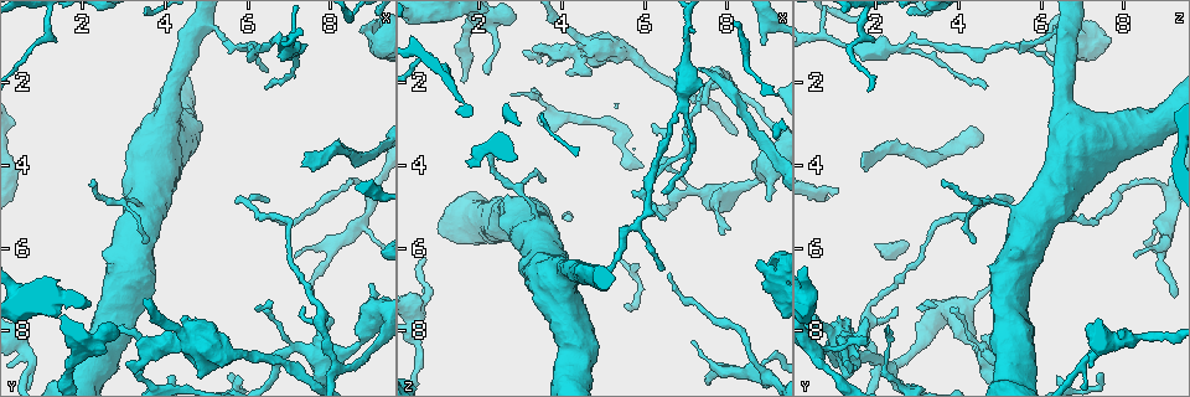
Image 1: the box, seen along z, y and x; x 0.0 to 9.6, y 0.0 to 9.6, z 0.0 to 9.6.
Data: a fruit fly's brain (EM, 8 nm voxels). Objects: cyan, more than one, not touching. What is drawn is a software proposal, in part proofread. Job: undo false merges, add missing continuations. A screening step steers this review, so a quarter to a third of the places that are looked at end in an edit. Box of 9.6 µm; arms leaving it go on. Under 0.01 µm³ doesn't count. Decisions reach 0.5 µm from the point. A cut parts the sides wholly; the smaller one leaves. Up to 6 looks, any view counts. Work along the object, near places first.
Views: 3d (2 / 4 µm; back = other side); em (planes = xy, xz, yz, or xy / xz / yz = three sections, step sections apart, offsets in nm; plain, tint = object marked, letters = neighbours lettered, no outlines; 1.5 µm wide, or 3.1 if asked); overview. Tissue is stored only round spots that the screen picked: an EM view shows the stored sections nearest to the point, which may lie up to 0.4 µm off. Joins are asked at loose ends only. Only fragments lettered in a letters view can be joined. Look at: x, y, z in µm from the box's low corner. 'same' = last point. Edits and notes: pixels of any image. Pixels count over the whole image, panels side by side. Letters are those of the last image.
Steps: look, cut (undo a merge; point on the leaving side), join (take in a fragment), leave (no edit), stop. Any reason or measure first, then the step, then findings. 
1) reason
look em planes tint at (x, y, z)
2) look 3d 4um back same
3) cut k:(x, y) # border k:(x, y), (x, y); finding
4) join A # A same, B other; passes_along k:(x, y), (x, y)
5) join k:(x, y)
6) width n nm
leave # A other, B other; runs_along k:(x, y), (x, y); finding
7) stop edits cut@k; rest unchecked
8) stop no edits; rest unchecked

free end
look em planes letters at (9.00, 6.85, 4.80)

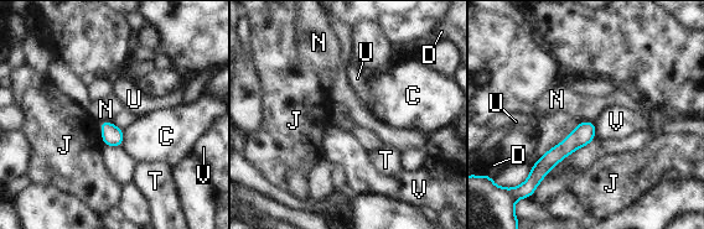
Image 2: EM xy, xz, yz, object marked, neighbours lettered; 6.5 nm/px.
leave # C other, D other, J other, N other, T other, U other, V other; none of them fits

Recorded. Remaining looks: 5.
thick turns thin
look 3d 4um at (7.20, 8.35, 4.60)

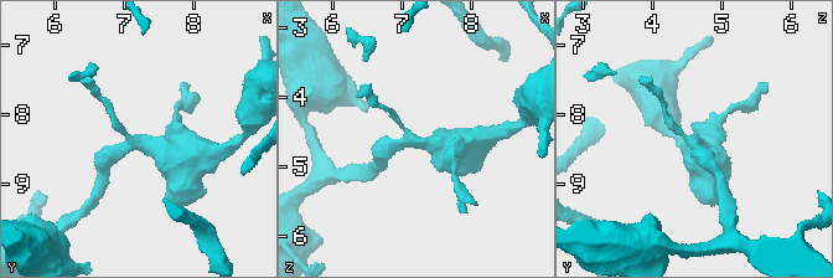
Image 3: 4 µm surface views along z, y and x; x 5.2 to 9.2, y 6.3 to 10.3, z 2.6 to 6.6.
now the EM
look em yz step 8 letters at (7.15, 8.40, 4.65)

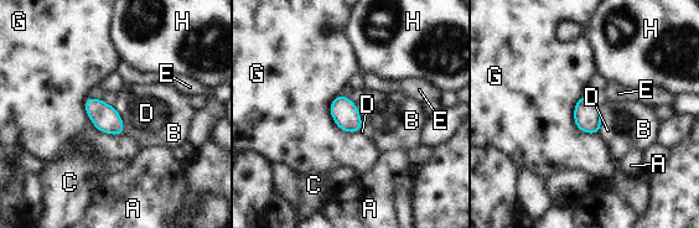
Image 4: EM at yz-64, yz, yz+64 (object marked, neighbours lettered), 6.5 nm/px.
look em planes letters same

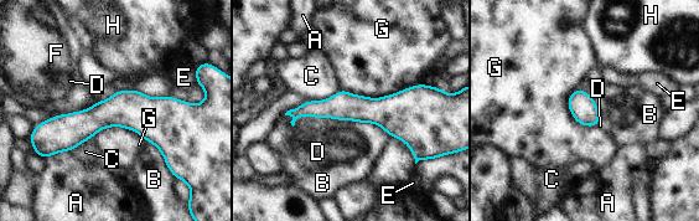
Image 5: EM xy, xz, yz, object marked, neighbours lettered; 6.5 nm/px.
leave # A other, B other, C other, D other, E other, F other, G other, H other; border 5:(284, 114), (389, 137); continuous, no second cell

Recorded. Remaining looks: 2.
end of a long branch
look em xy step 8 letters at (7.35, 3.95, 1.70)

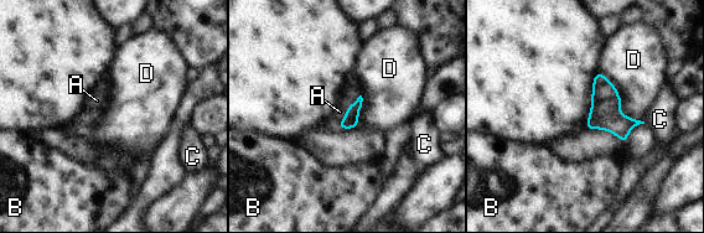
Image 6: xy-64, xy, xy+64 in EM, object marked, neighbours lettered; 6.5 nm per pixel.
another direction
look em planes letters same

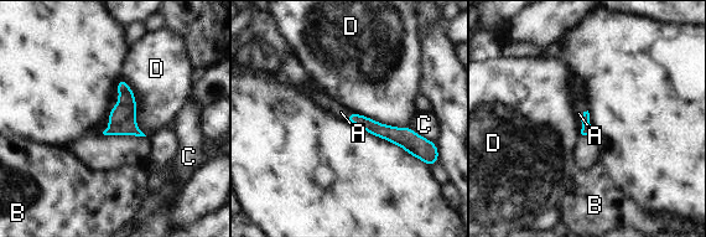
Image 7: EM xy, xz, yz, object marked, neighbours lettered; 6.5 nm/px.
join A # A same, B other, C other, D other; passes_along 7:(382, 130), (348, 114), (341, 112); the cell continues

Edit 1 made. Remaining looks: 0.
stop edits join@7; rest unchecked

